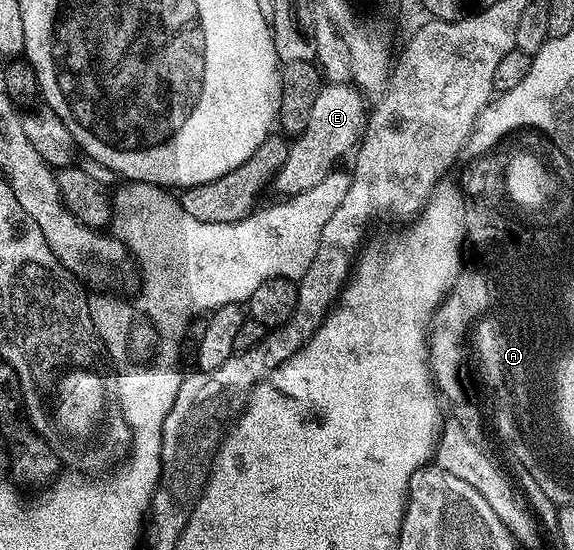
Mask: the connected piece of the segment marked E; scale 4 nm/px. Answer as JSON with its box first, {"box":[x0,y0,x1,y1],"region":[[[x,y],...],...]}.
{"box":[274,82,369,197],"region":[[[328,82],[319,88],[317,101],[313,101],[313,113],[309,113],[309,125],[305,127],[294,142],[288,146],[285,165],[279,170],[274,190],[279,190],[283,197],[290,197],[297,193],[305,193],[305,189],[313,189],[313,185],[321,185],[329,172],[336,170],[338,161],[342,155],[350,156],[356,150],[357,144],[363,137],[367,126],[369,103],[366,103],[364,92],[350,83]]]}

